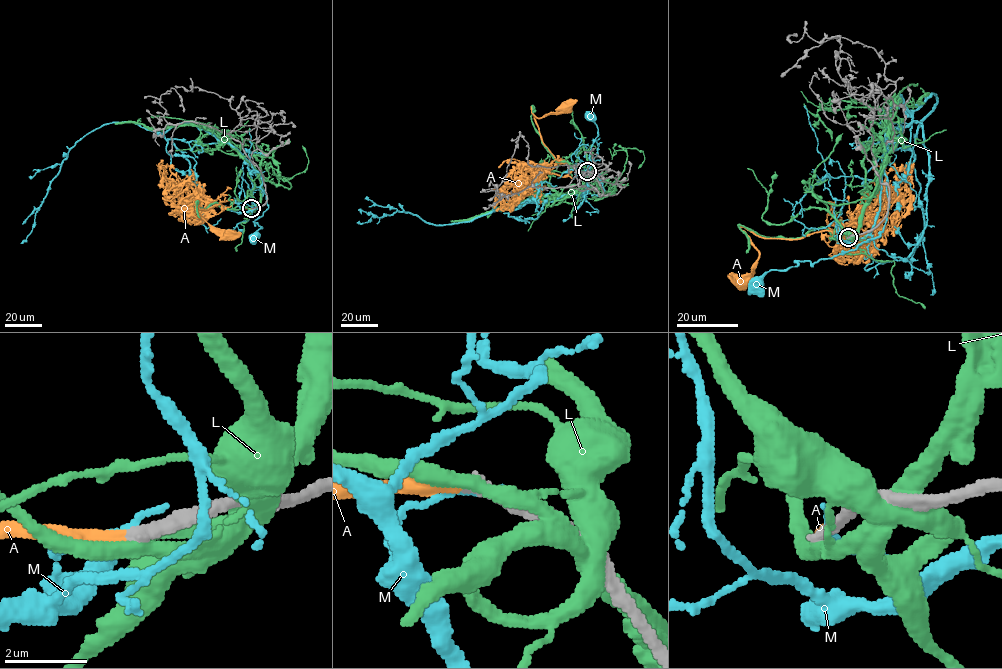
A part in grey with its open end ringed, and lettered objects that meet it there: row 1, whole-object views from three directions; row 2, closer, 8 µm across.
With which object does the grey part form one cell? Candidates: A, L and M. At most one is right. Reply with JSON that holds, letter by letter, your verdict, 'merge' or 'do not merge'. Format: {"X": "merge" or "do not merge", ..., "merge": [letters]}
{"A": "merge", "L": "do not merge", "M": "do not merge", "merge": ["A"]}

